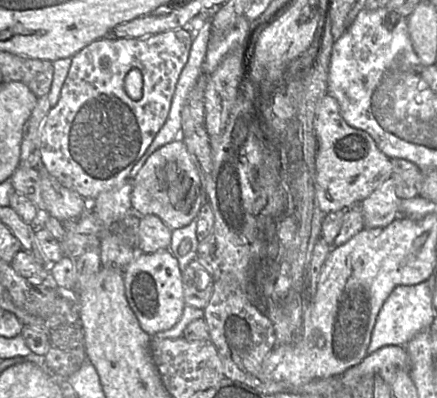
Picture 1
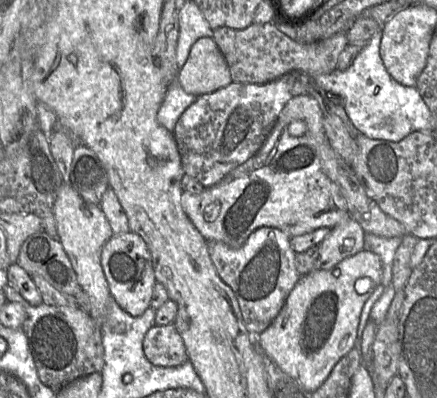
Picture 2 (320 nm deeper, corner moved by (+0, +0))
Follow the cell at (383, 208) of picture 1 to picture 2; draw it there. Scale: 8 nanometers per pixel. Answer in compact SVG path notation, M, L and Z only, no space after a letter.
M348 216L332 228L329 235L318 245L319 257L313 267L328 270L347 257L364 249L365 231L352 217Z

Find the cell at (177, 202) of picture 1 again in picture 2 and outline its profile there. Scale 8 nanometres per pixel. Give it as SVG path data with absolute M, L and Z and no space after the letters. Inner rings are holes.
M308 94L293 96L256 154L201 193L182 192L182 208L206 241L220 241L231 248L239 248L259 227L277 228L292 238L321 227L333 228L350 216L338 186L321 169L320 145L329 142L323 119L324 114L315 98ZM297 120L303 121L307 127L305 134L300 137L291 136L288 132L289 124Z

